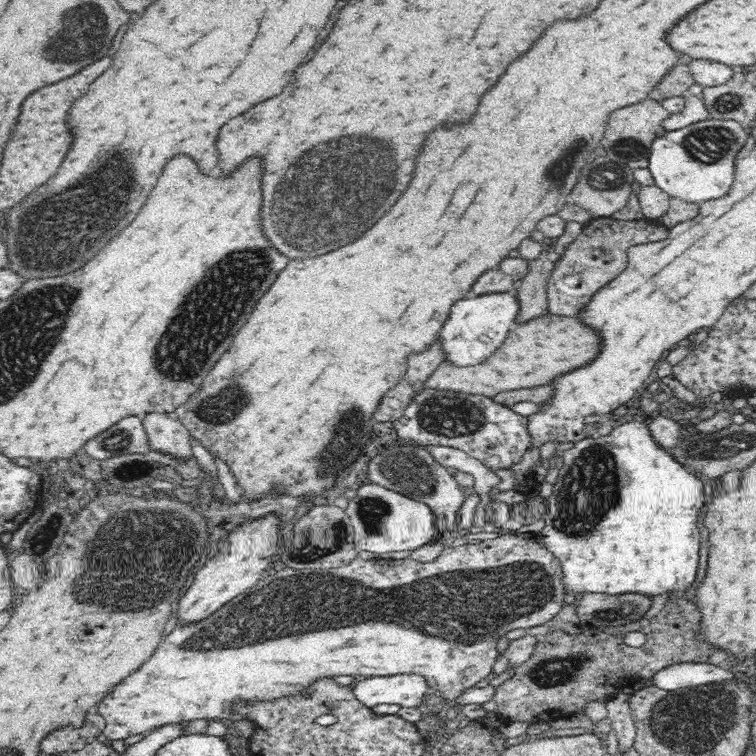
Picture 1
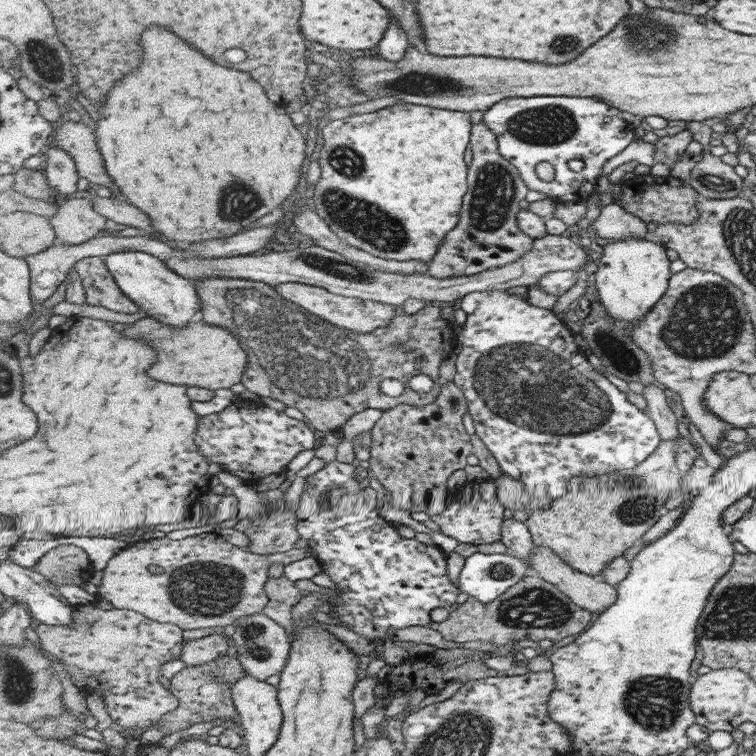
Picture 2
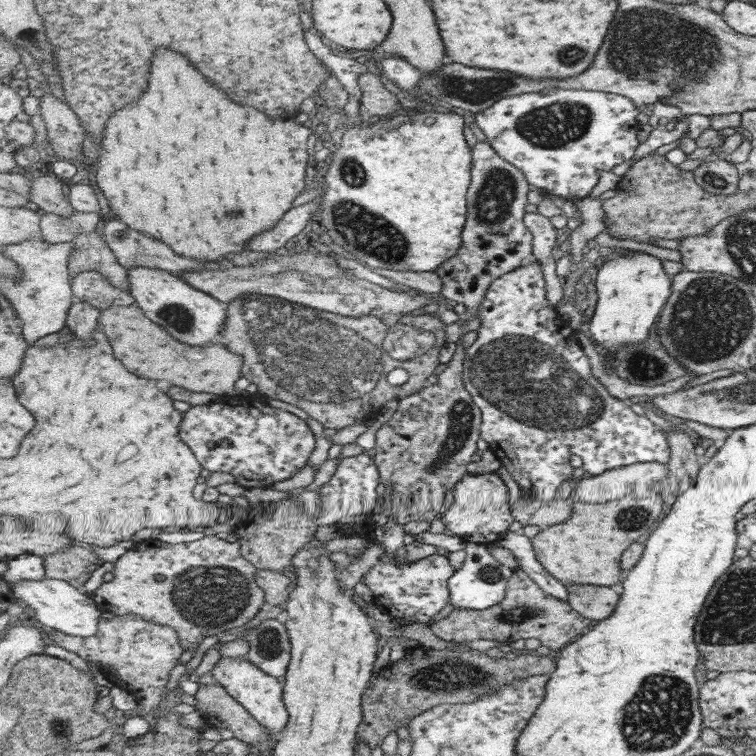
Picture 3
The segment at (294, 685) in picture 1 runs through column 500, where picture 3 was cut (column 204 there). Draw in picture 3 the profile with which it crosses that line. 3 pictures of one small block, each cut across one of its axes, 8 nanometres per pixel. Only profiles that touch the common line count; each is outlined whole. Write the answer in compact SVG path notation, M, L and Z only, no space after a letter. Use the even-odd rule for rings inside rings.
M206 535L196 541L187 543L154 546L148 544L145 550L129 549L114 563L114 577L101 584L91 594L102 609L102 612L112 612L115 615L139 615L145 620L173 627L179 634L184 650L194 650L205 636L215 634L220 636L224 630L239 628L253 620L259 610L262 610L266 593L258 586L256 572L258 568L242 555L240 542L227 542L215 535Z

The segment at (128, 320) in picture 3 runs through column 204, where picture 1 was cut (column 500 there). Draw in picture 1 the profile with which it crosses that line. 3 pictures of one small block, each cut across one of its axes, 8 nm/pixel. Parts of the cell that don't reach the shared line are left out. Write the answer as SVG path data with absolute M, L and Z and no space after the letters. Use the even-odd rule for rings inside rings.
M548 312L528 322L517 323L505 344L480 364L457 366L450 359L444 359L424 386L491 398L499 392L532 388L550 382L554 380L554 376L560 376L570 368L588 364L594 358L594 352L598 352L598 336L582 328L574 318L552 315Z

